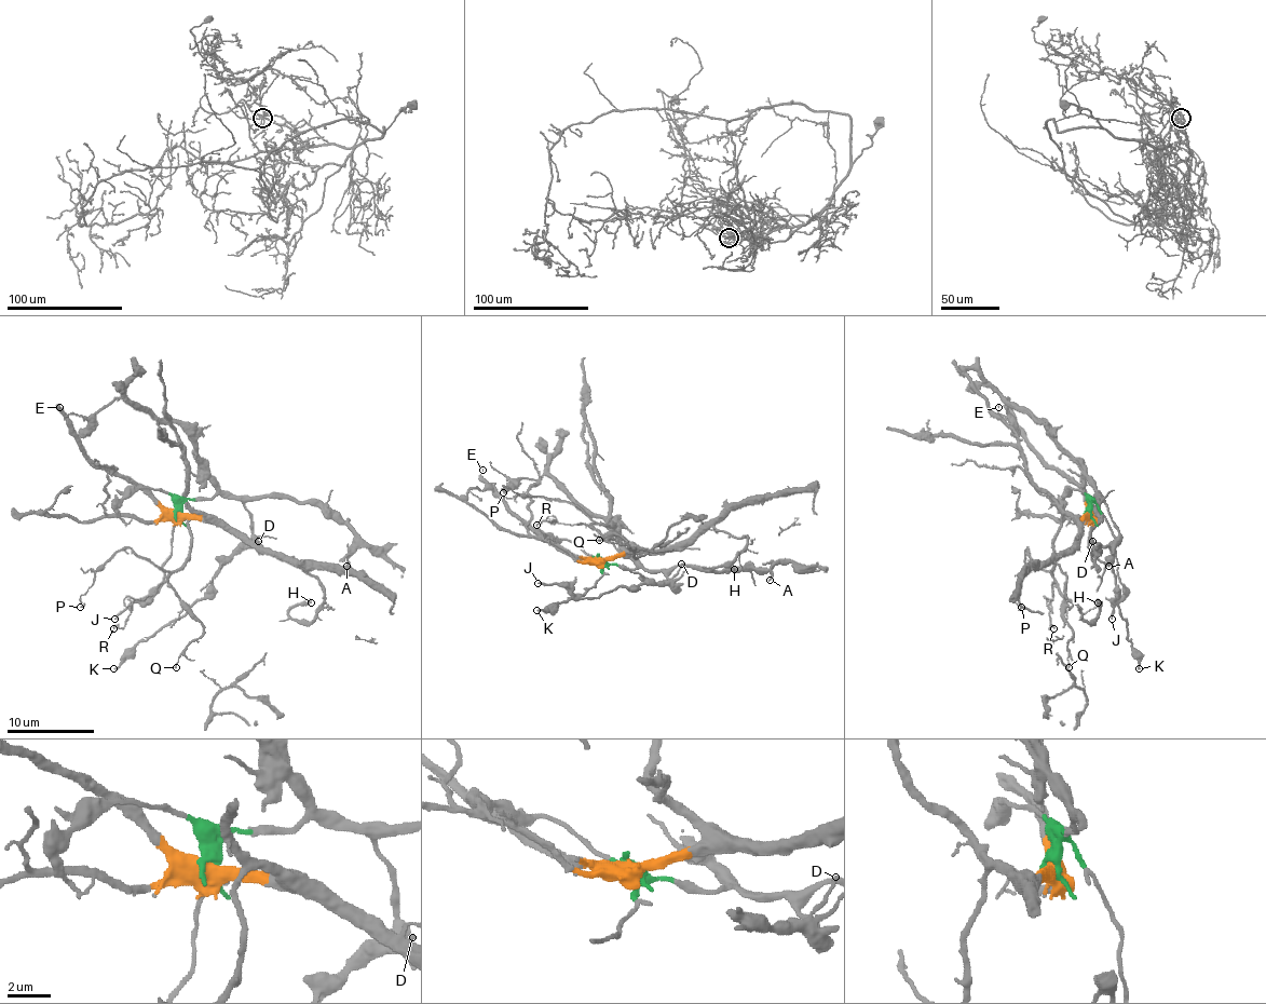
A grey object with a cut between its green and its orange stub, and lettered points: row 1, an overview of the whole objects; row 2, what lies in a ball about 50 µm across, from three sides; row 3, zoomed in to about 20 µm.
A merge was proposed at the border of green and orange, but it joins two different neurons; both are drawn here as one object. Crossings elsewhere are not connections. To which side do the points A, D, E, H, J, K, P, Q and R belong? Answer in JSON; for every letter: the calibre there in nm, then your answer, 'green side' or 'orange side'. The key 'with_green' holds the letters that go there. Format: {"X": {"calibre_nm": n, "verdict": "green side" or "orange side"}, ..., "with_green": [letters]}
{"A": {"calibre_nm": 180, "verdict": "green side"}, "D": {"calibre_nm": 130, "verdict": "green side"}, "E": {"calibre_nm": 60, "verdict": "orange side"}, "H": {"calibre_nm": 400, "verdict": "orange side"}, "J": {"calibre_nm": 150, "verdict": "green side"}, "K": {"calibre_nm": 170, "verdict": "green side"}, "P": {"calibre_nm": 110, "verdict": "orange side"}, "Q": {"calibre_nm": 110, "verdict": "orange side"}, "R": {"calibre_nm": 150, "verdict": "orange side"}, "with_green": ["A", "D", "J", "K"]}

